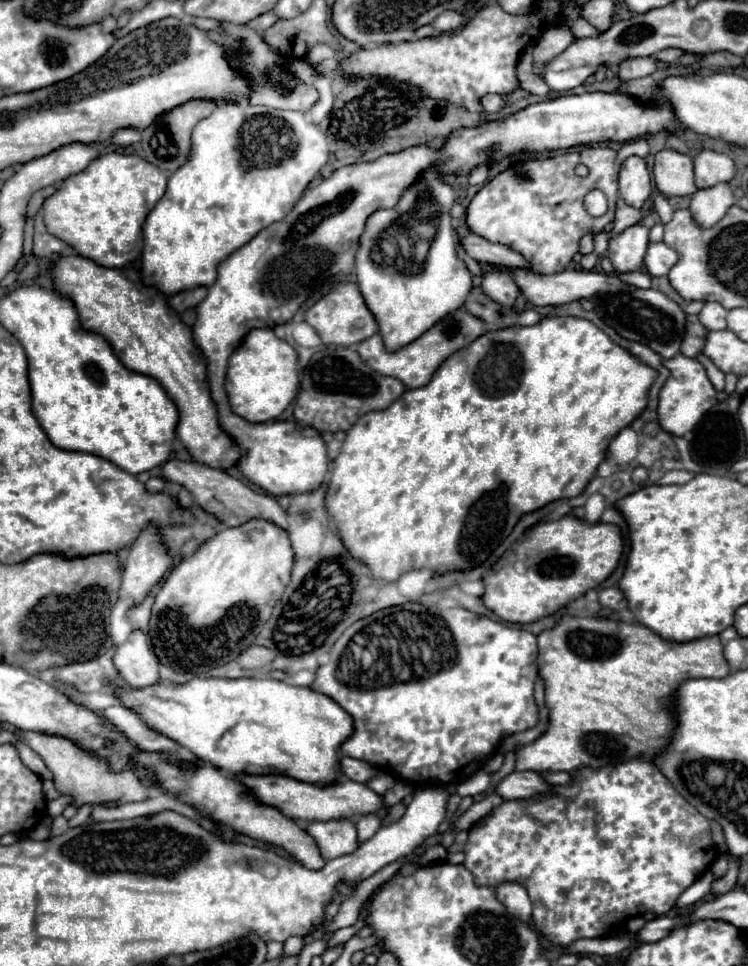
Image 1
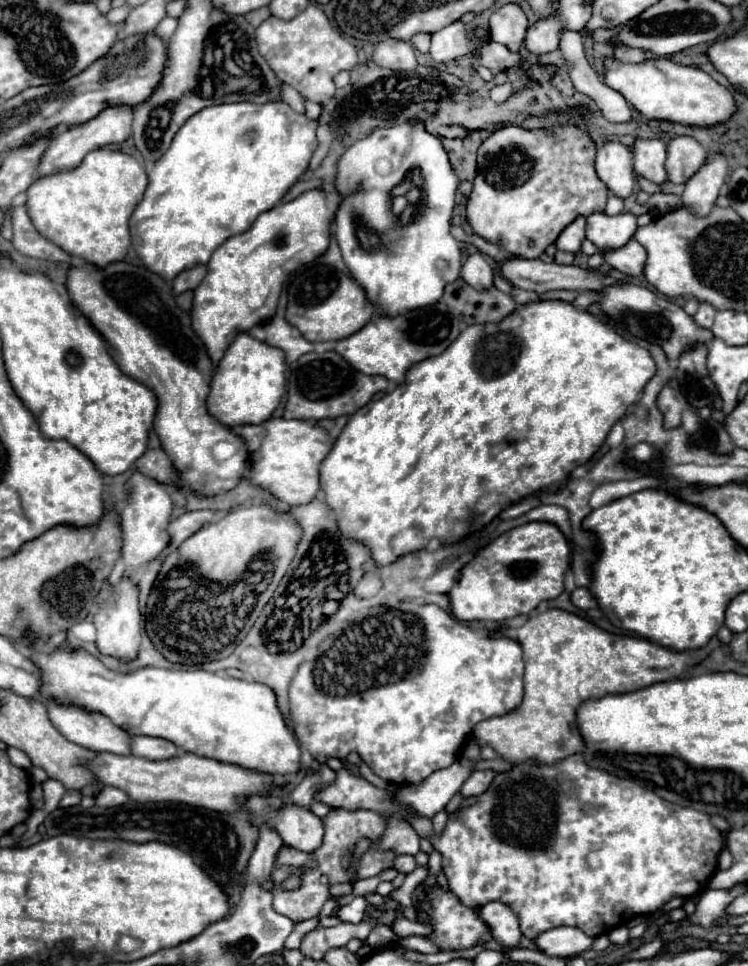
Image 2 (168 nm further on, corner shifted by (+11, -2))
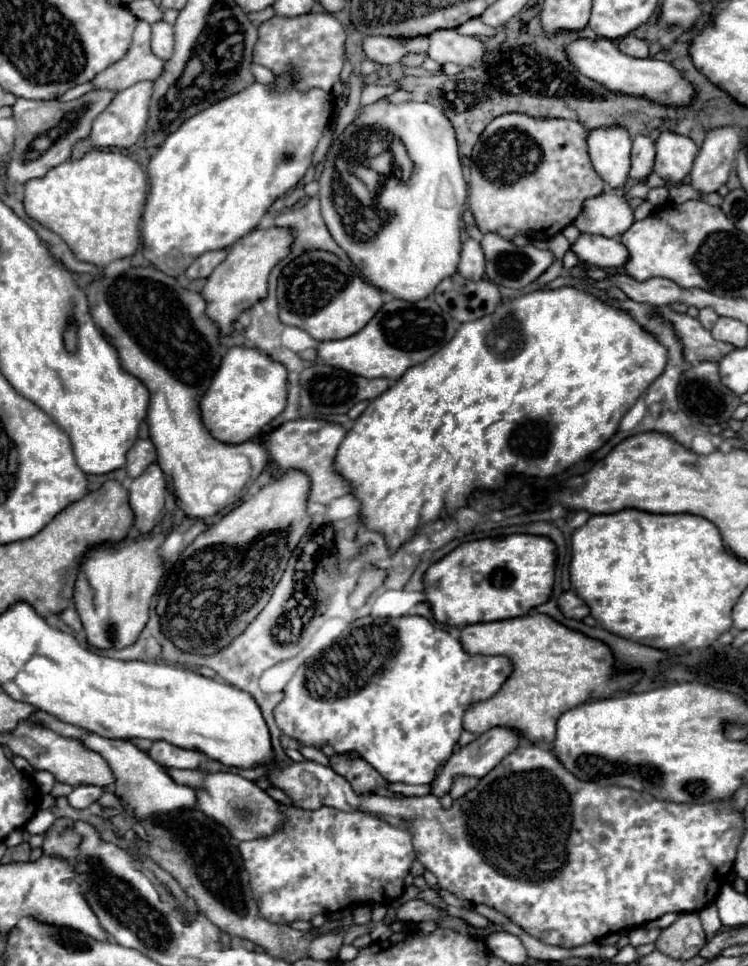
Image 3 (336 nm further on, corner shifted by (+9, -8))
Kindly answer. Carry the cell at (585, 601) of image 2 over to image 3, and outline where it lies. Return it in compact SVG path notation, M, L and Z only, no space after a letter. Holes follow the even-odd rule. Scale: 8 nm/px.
M571 590L569 592L563 592L557 598L557 608L561 610L561 614L565 618L573 618L573 620L583 620L589 614L587 604L575 592L571 592Z

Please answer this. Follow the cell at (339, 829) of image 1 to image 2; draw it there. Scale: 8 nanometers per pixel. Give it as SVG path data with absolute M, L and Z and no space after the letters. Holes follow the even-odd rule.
M253 796L245 808L247 816L261 816L273 824L283 842L301 852L313 852L321 846L325 824L311 810L299 806L283 806L277 796Z

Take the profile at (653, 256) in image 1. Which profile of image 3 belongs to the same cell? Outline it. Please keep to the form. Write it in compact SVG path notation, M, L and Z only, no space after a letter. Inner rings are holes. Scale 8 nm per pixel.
M579 234L571 250L581 262L597 268L623 268L627 262L627 248L623 248L619 238Z

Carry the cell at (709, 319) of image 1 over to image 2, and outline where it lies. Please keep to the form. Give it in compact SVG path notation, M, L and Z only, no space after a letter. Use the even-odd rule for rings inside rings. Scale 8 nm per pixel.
M699 304L699 310L697 310L697 314L693 316L693 320L695 320L695 324L697 326L701 326L701 328L711 328L713 326L713 320L715 320L715 310L713 310L713 306L711 304Z

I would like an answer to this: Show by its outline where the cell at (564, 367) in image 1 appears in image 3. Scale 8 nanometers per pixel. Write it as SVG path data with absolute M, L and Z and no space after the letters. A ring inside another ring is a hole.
M563 286L557 290L535 290L511 300L503 300L493 314L477 318L473 322L463 322L455 336L439 350L435 356L427 358L421 364L411 366L383 396L369 402L365 412L355 420L353 428L347 432L341 442L335 458L335 468L343 474L353 486L353 494L361 500L361 520L369 530L385 534L391 550L397 550L407 542L417 526L433 522L443 510L455 510L465 506L469 494L475 488L495 490L505 484L507 474L525 474L525 476L555 476L569 464L585 458L587 454L599 450L619 428L623 414L637 402L637 398L649 388L649 384L665 370L667 348L647 330L643 330L635 318L621 308L615 308L593 294L577 290L573 286Z

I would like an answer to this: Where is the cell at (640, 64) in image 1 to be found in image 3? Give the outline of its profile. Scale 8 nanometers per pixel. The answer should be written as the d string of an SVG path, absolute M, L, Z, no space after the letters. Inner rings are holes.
M627 34L619 40L619 50L625 52L627 56L635 56L635 58L647 58L649 56L647 42L641 38L635 38L633 34Z

